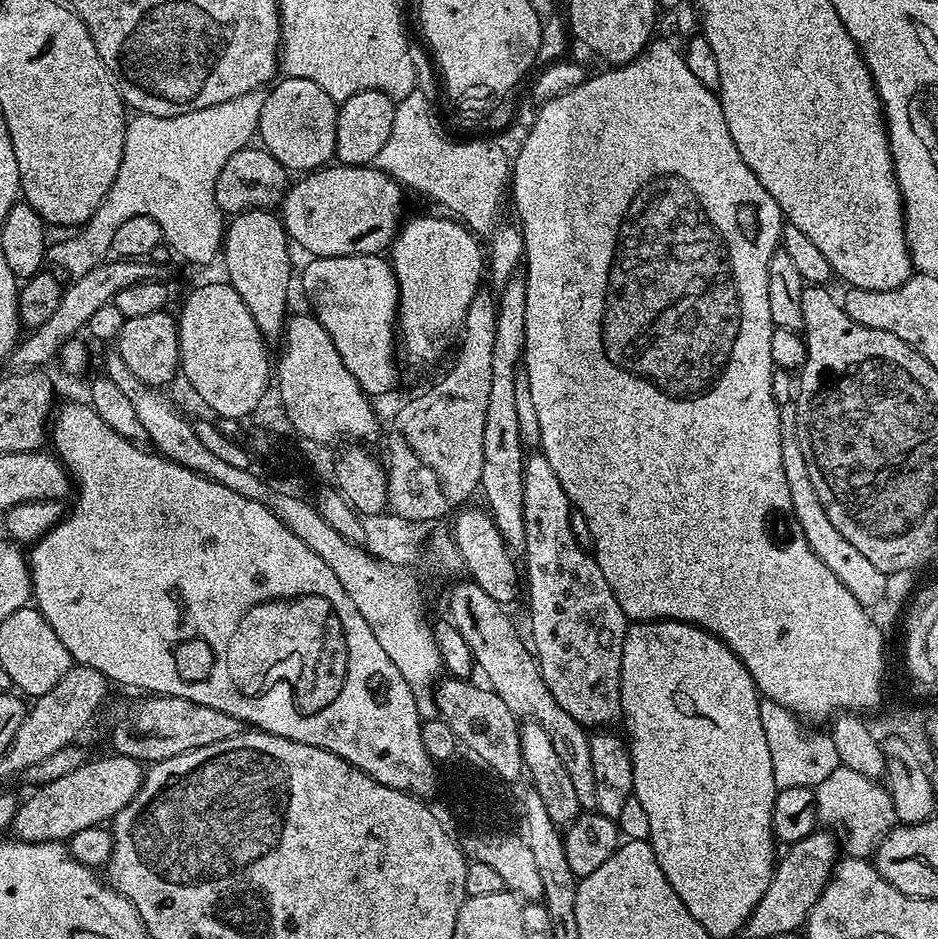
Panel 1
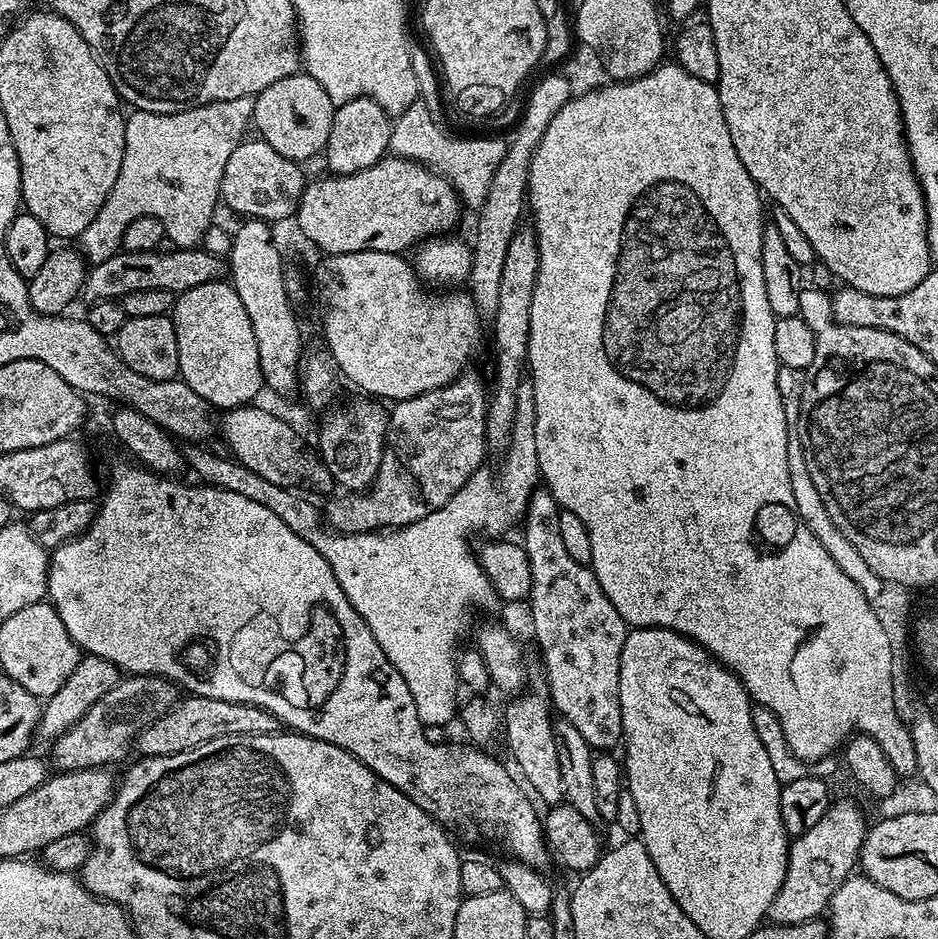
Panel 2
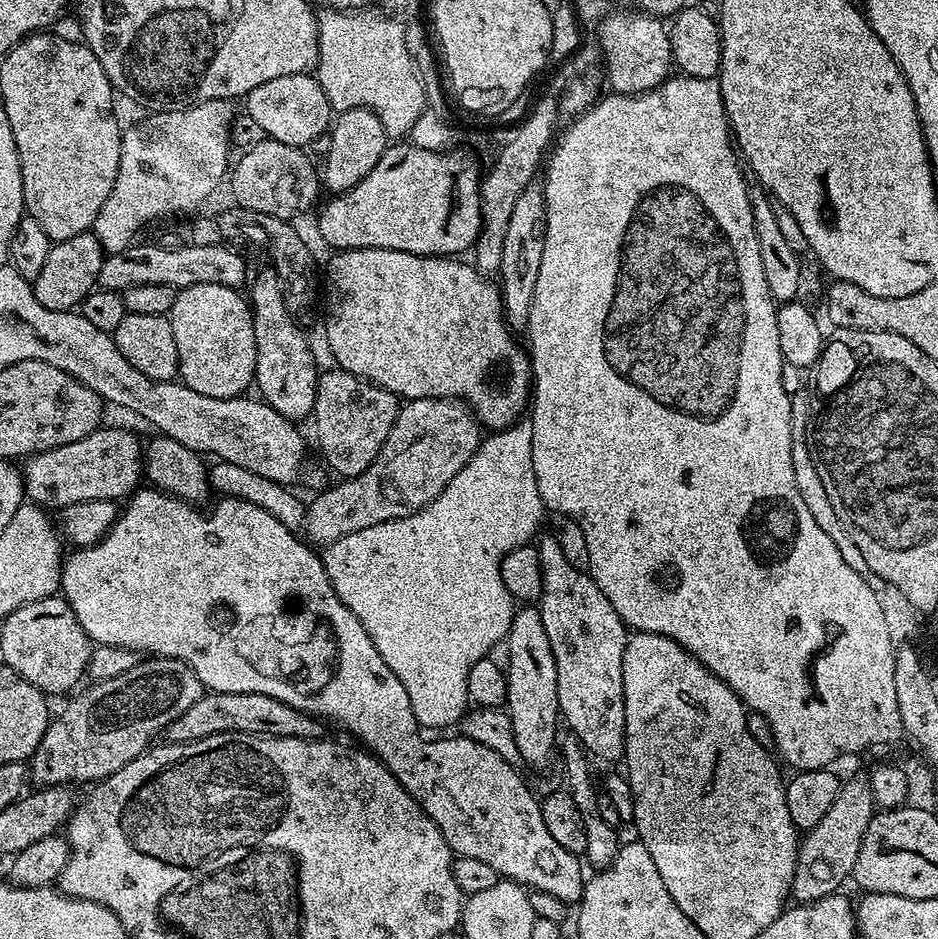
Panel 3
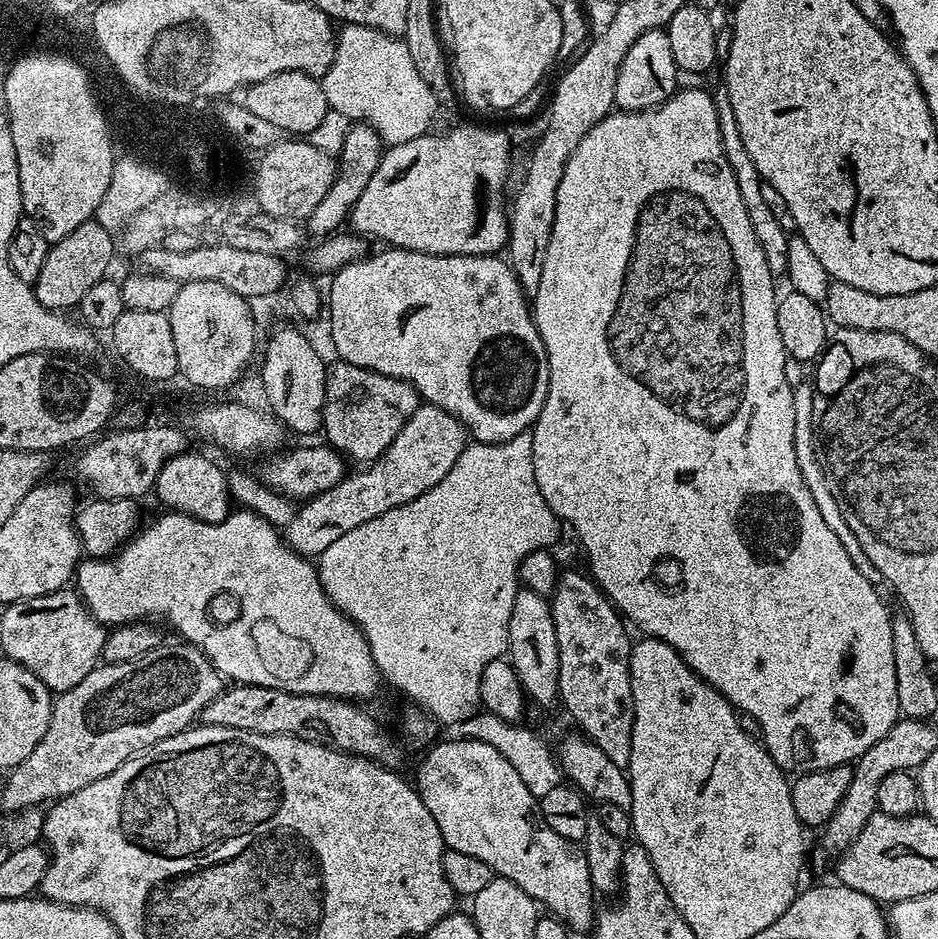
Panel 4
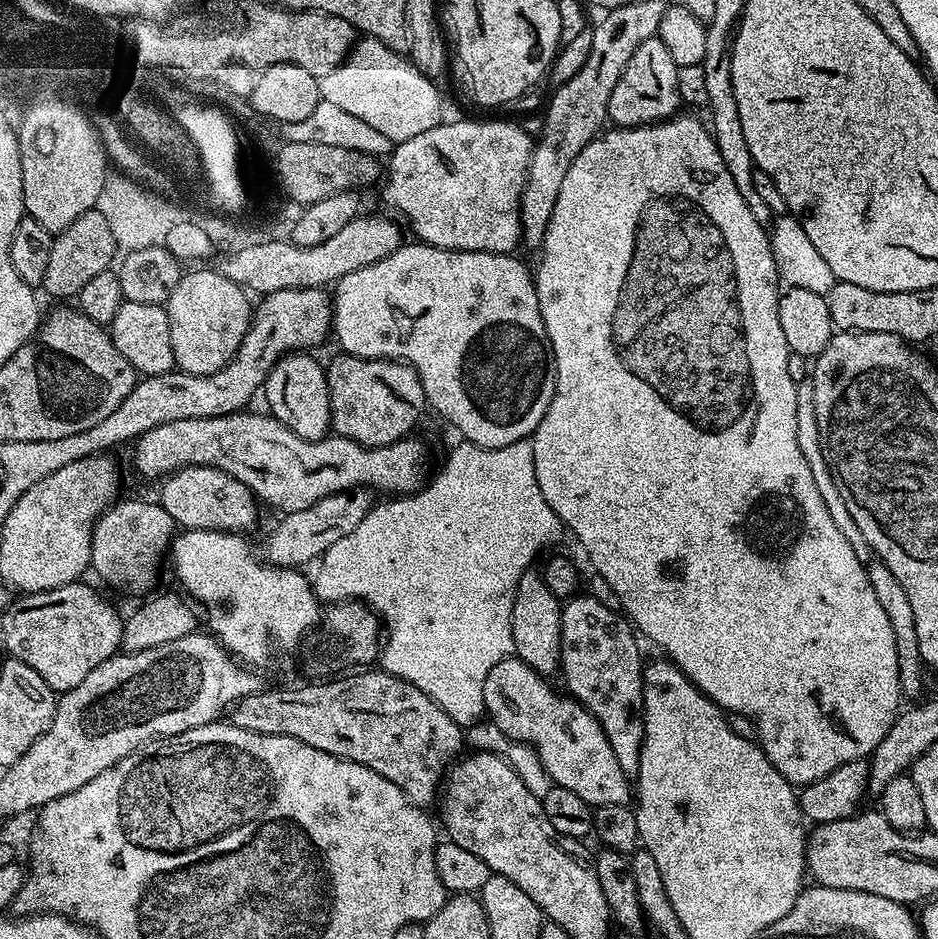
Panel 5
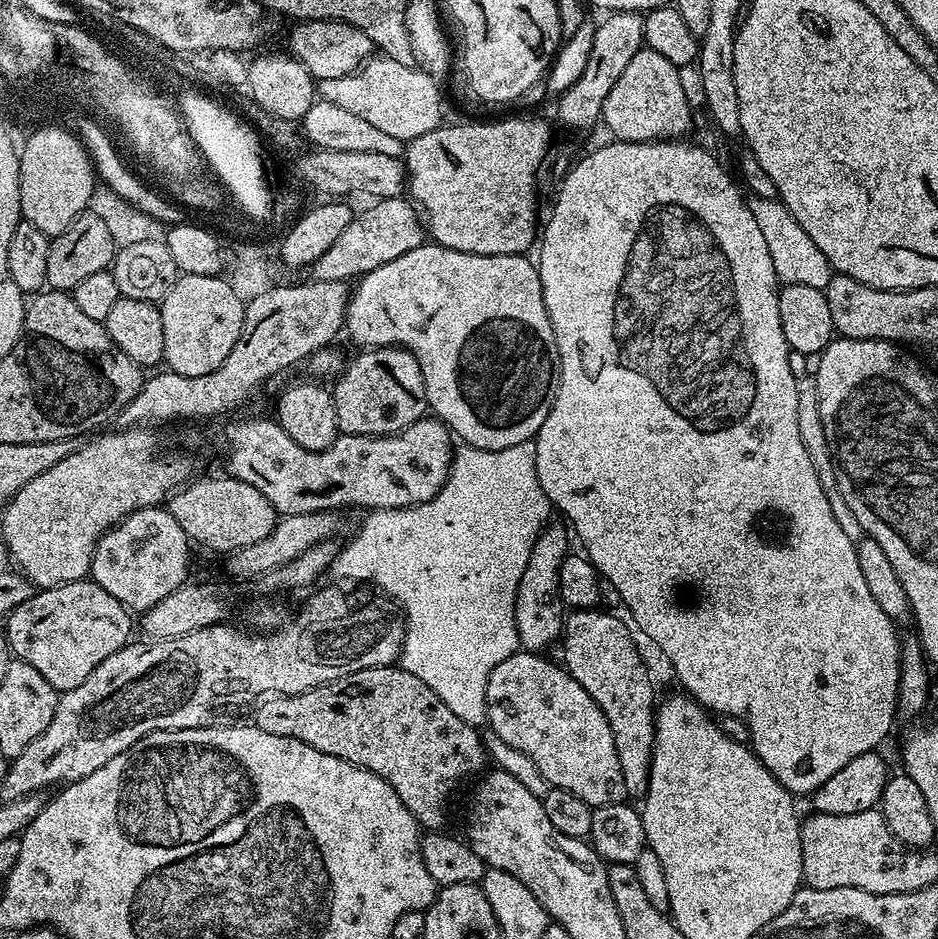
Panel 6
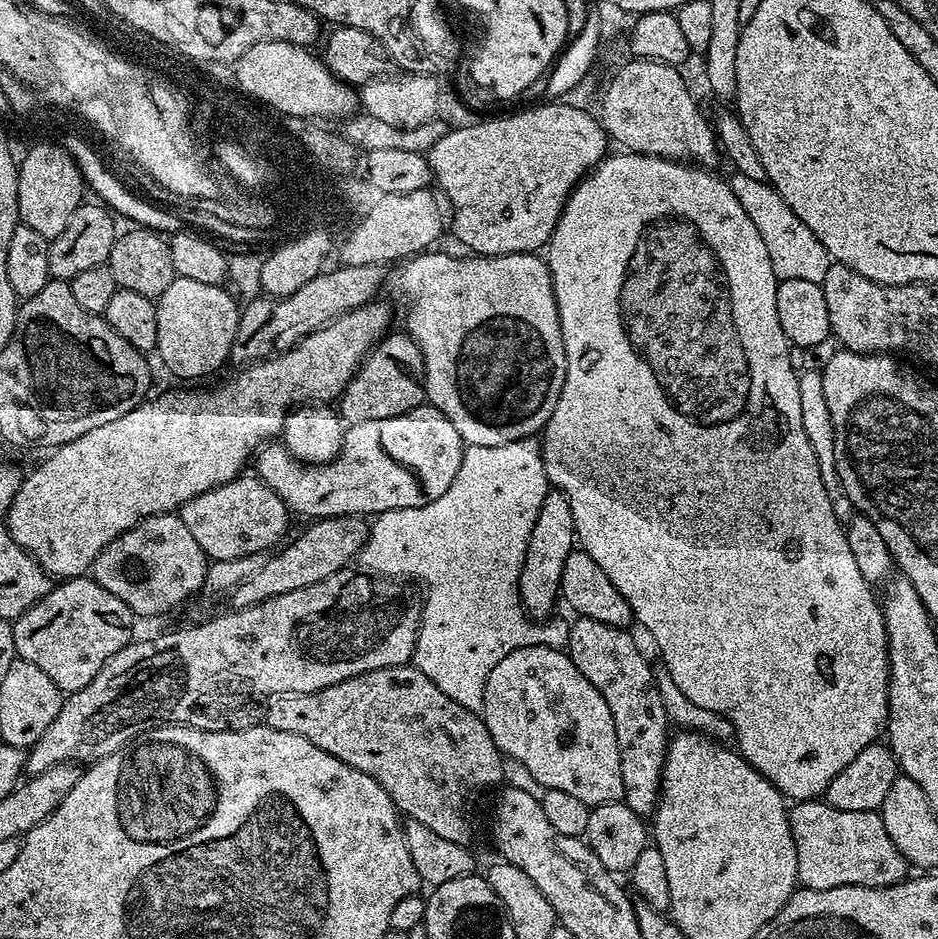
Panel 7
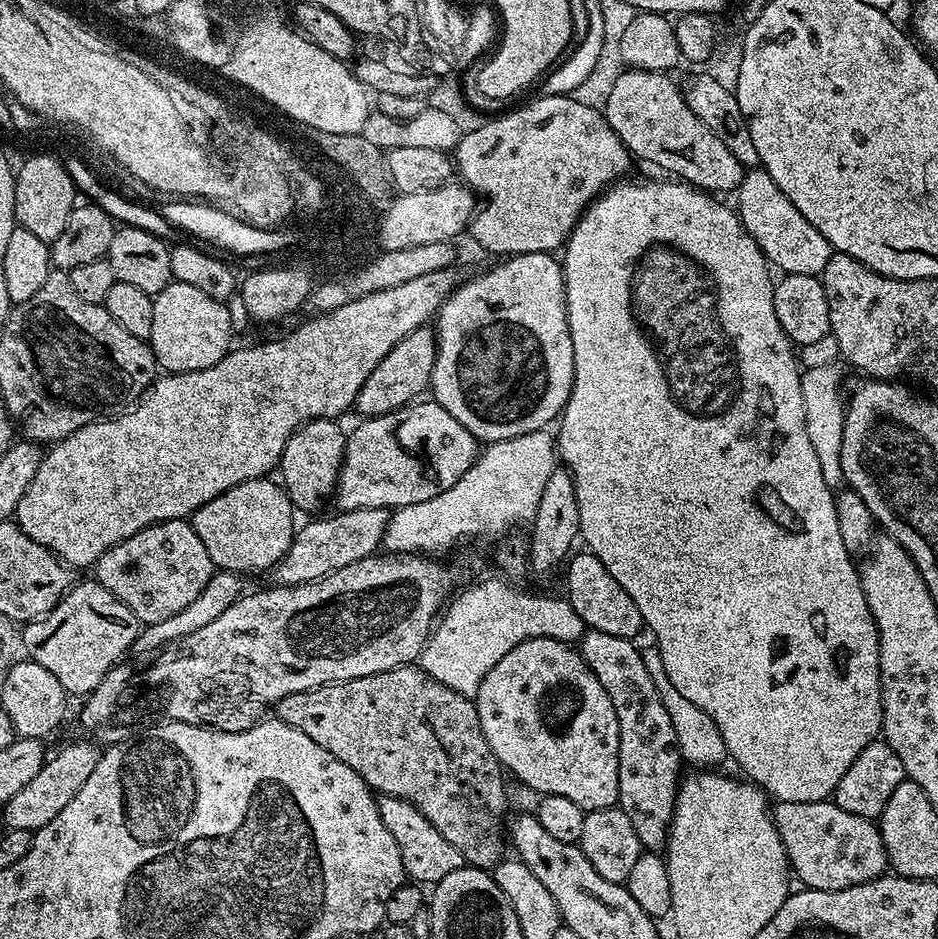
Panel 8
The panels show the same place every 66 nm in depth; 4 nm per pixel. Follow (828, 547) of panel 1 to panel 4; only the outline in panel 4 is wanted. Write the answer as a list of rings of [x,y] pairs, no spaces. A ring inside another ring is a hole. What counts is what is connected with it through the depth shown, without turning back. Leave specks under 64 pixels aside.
[[[811,383],[796,384],[792,389],[794,398],[794,454],[798,458],[798,466],[802,470],[802,480],[810,490],[810,498],[814,498],[814,506],[818,506],[818,514],[826,521],[826,526],[838,534],[838,542],[842,542],[842,547],[846,549],[846,554],[850,554],[850,562],[858,566],[858,574],[866,578],[866,582],[874,585],[881,583],[878,570],[874,562],[870,562],[866,550],[862,550],[862,542],[858,542],[858,537],[854,535],[854,530],[850,530],[846,518],[842,518],[842,510],[838,510],[838,501],[834,499],[834,494],[826,482],[826,474],[820,465],[820,455],[816,453],[816,428],[812,424],[812,415],[814,414],[814,388]]]

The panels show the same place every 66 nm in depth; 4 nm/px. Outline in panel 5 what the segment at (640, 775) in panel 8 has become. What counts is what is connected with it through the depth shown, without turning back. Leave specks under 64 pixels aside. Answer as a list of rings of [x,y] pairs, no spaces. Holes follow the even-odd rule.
[[[577,594],[563,601],[560,609],[562,634],[559,671],[564,672],[563,687],[570,693],[572,699],[577,700],[600,723],[606,734],[606,742],[610,742],[610,750],[614,750],[614,758],[618,758],[618,766],[622,766],[624,773],[632,778],[638,770],[644,737],[645,665],[640,664],[641,641],[633,625],[615,607],[612,608],[607,608],[596,596],[583,596],[583,594]]]

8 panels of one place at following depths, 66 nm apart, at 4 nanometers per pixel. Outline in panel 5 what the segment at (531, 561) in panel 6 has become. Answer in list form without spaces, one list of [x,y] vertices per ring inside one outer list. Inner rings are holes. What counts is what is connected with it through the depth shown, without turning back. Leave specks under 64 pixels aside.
[[[529,570],[516,583],[514,606],[512,607],[512,633],[515,659],[526,662],[535,672],[549,674],[560,667],[560,635],[562,634],[561,597],[555,596],[544,584],[539,571]]]

